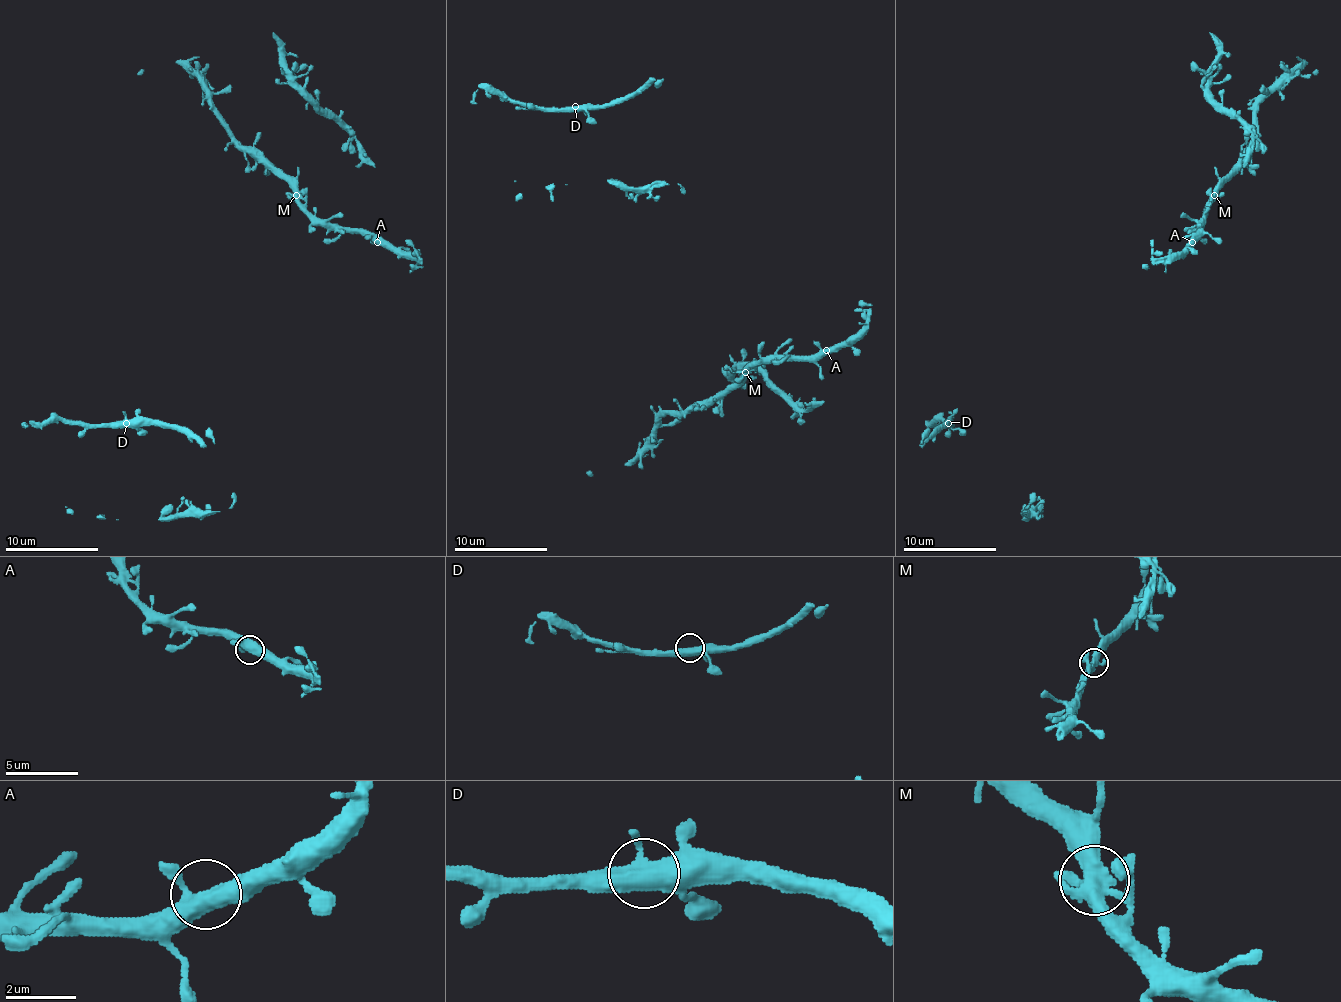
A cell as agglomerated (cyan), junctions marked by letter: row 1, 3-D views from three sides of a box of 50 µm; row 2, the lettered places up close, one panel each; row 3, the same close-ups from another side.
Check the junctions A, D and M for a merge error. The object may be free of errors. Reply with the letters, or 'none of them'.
none of them

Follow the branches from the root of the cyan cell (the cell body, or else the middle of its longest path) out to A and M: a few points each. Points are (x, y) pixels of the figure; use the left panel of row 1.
A: (414, 267), (421, 265), (393, 246), (377, 242)
M: (414, 267), (421, 265), (393, 246), (363, 232), (340, 232), (326, 228), (296, 195)

